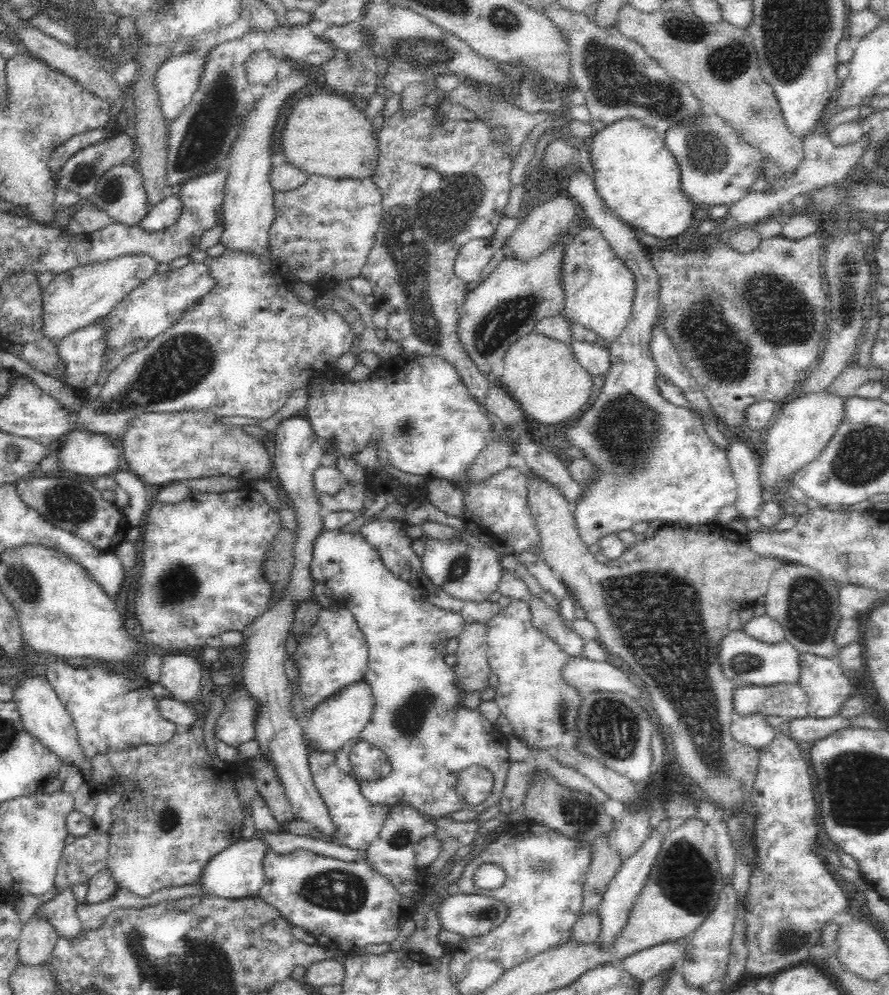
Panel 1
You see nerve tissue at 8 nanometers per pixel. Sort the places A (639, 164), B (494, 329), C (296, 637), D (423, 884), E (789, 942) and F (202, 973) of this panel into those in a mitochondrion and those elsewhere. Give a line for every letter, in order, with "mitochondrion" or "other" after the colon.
A: other
B: mitochondrion
C: other
D: other
E: mitochondrion
F: mitochondrion

